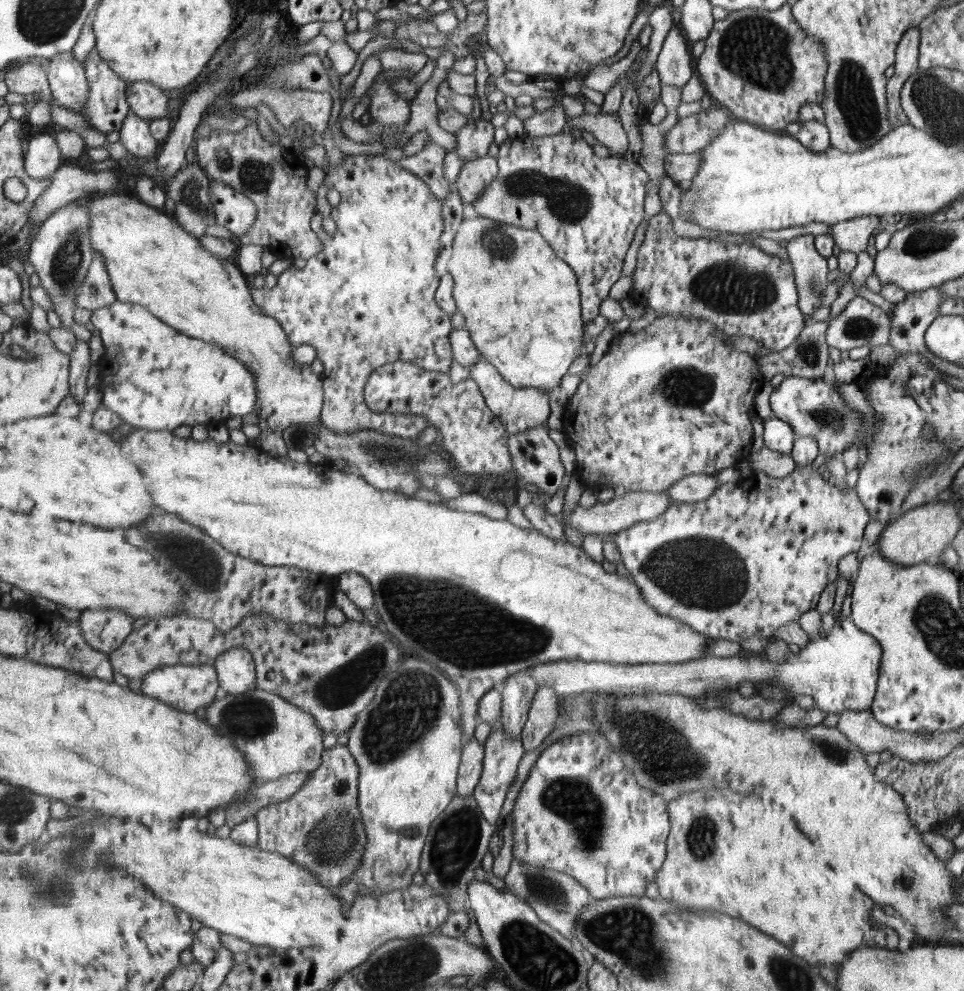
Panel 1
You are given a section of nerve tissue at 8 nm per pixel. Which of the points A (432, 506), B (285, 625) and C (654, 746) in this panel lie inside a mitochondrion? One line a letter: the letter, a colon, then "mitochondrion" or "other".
A: other
B: other
C: mitochondrion

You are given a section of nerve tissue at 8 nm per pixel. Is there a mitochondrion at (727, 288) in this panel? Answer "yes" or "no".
yes

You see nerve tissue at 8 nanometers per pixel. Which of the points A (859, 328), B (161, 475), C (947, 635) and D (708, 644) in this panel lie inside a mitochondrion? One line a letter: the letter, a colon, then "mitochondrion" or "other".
A: mitochondrion
B: other
C: mitochondrion
D: other

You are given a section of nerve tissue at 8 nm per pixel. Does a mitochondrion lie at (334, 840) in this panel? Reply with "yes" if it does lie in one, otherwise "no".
yes

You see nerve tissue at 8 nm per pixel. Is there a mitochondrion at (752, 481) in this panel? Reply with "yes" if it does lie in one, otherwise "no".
no

